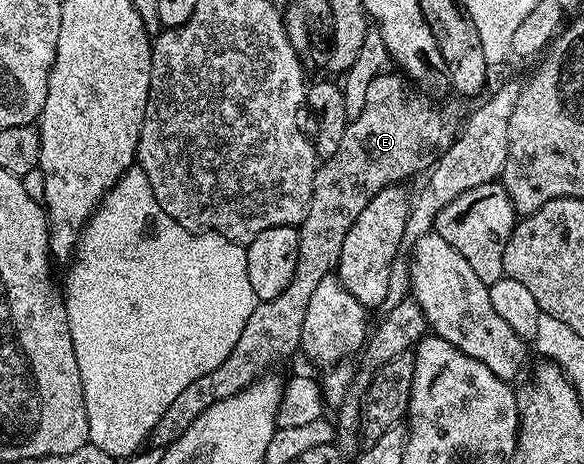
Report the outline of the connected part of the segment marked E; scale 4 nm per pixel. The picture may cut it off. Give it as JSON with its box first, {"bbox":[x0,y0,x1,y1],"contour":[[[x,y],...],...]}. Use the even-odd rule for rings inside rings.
{"bbox":[151,73,459,448],"contour":[[[386,73],[375,77],[367,85],[367,97],[363,100],[363,109],[359,117],[350,119],[343,133],[343,142],[339,149],[331,153],[329,159],[318,166],[313,182],[313,196],[305,214],[305,220],[299,224],[299,257],[295,265],[295,277],[291,285],[266,303],[258,302],[257,308],[247,317],[235,349],[227,353],[227,361],[219,369],[211,369],[199,381],[191,381],[175,401],[159,417],[151,436],[152,446],[167,448],[211,405],[227,401],[256,383],[266,374],[272,363],[285,359],[288,355],[297,355],[303,333],[303,316],[307,314],[307,305],[319,286],[319,281],[327,277],[336,268],[339,253],[343,253],[343,240],[347,238],[347,229],[355,225],[355,217],[367,209],[367,204],[375,193],[394,185],[404,184],[404,179],[412,175],[428,172],[433,164],[453,144],[459,134],[459,123],[453,120],[449,111],[444,111],[437,103],[428,99],[404,74]]]}

